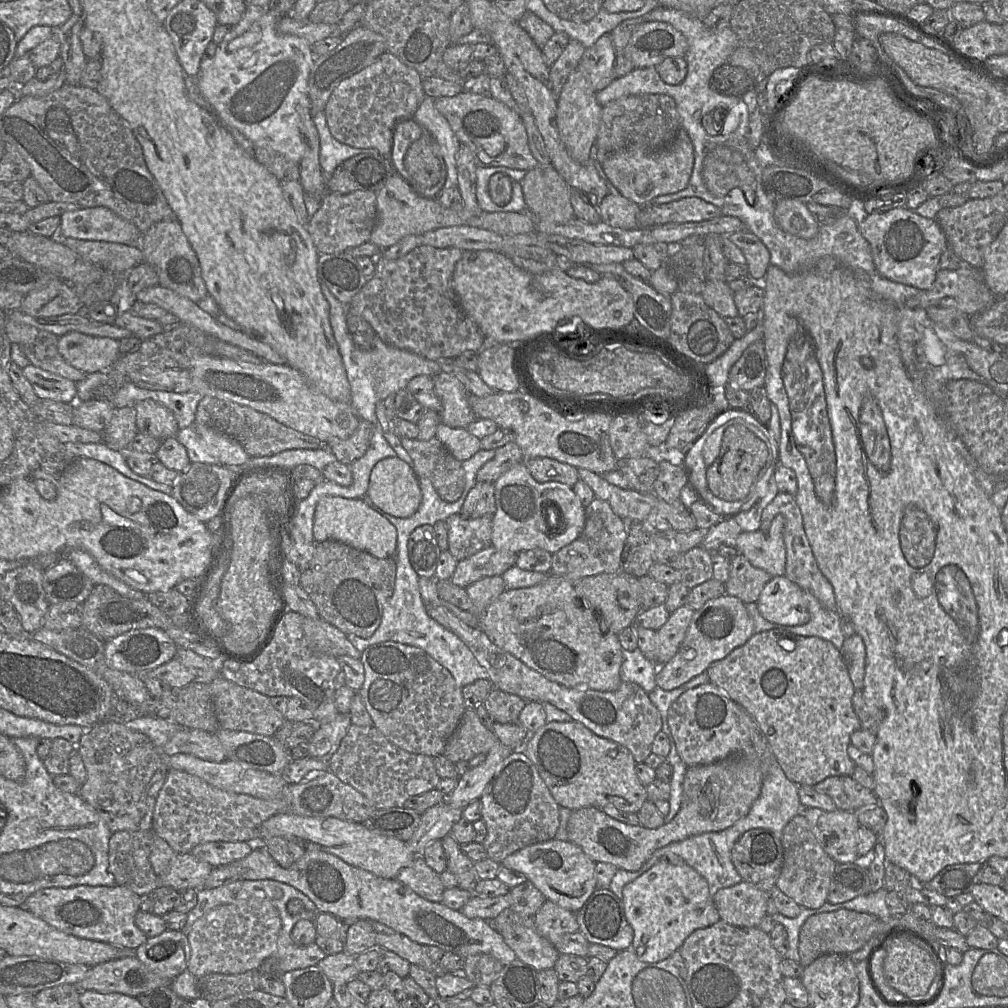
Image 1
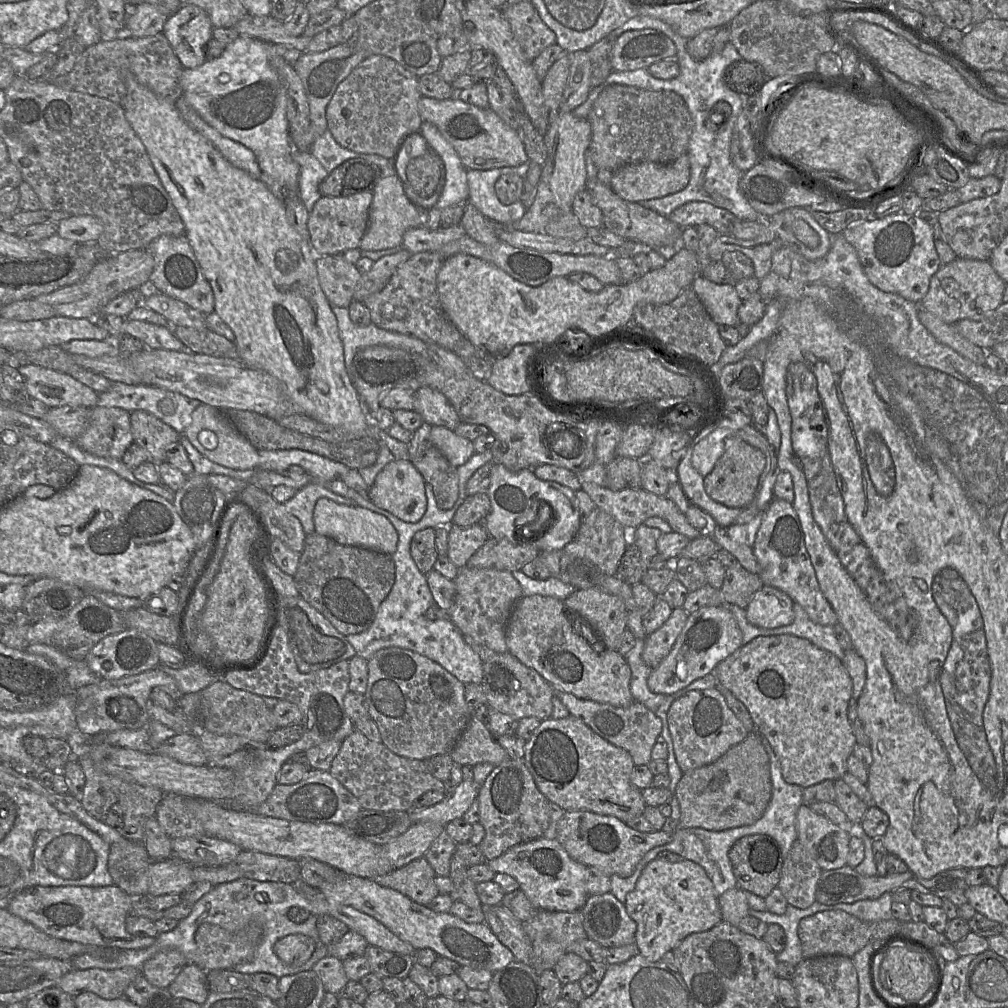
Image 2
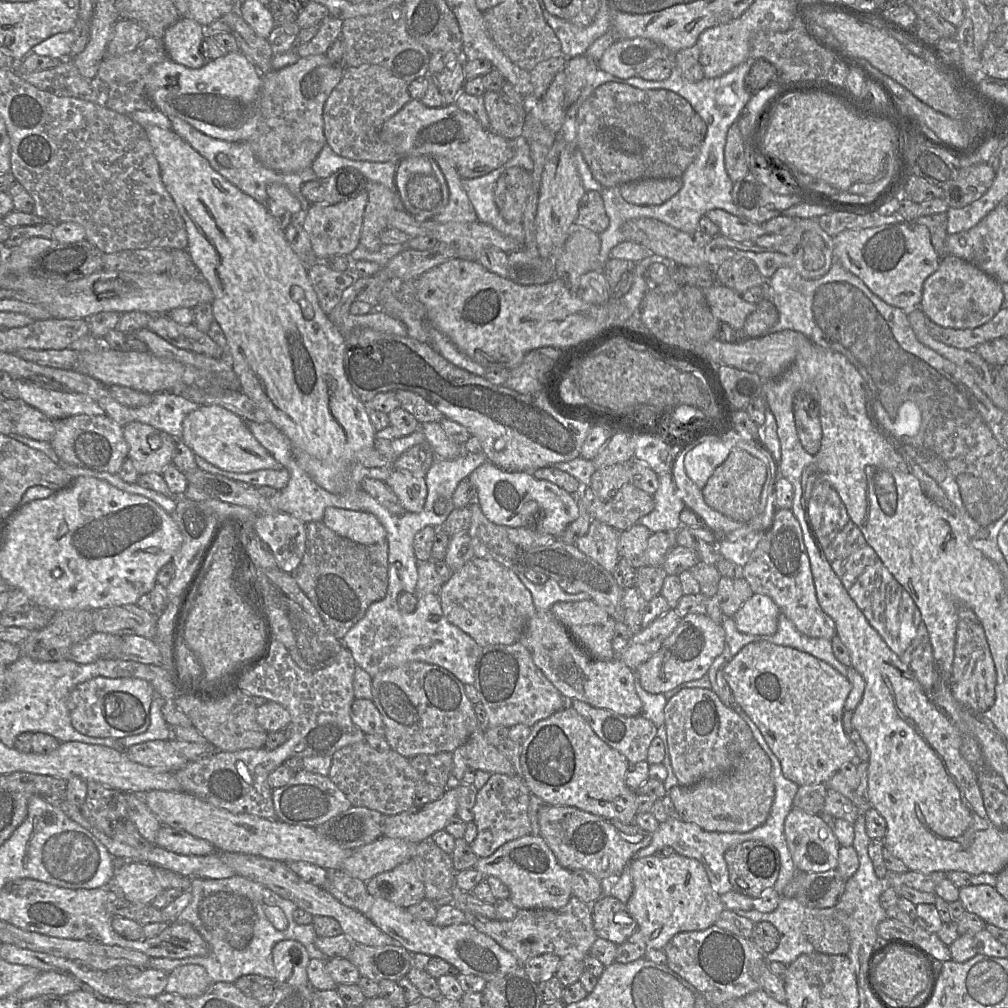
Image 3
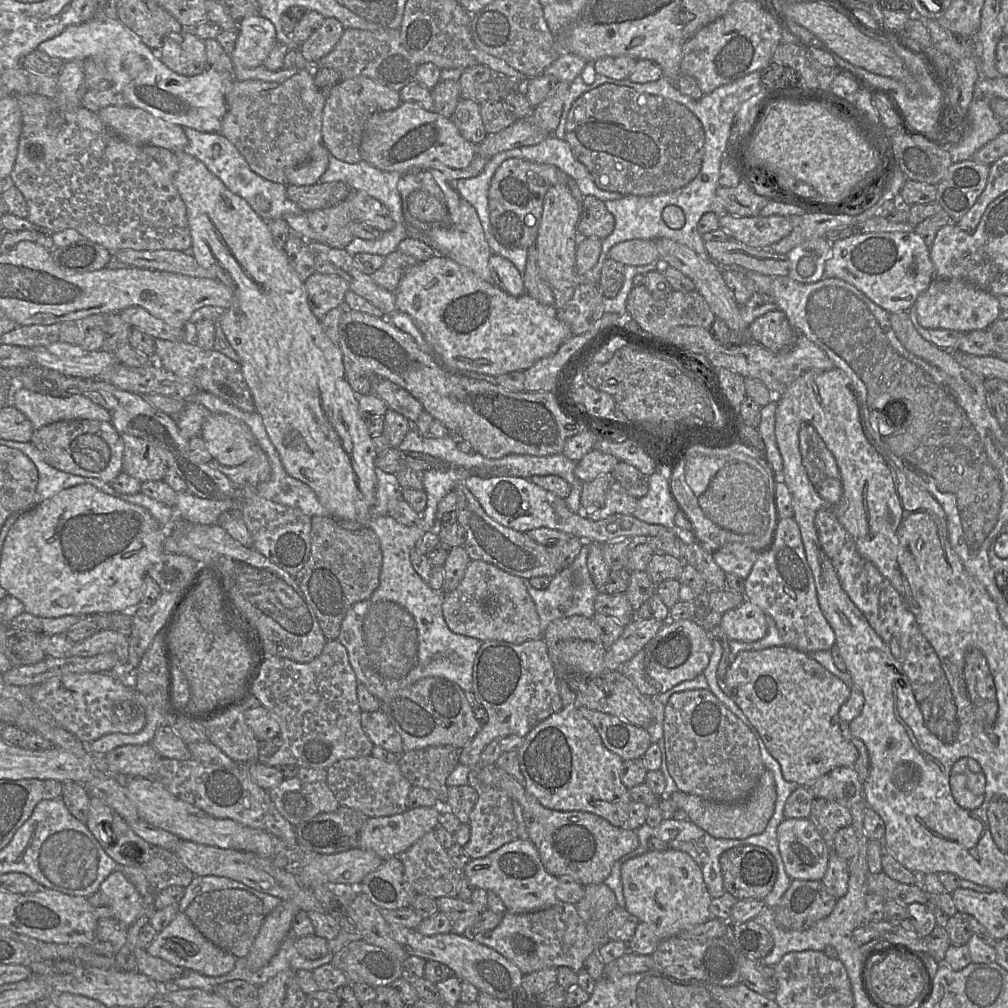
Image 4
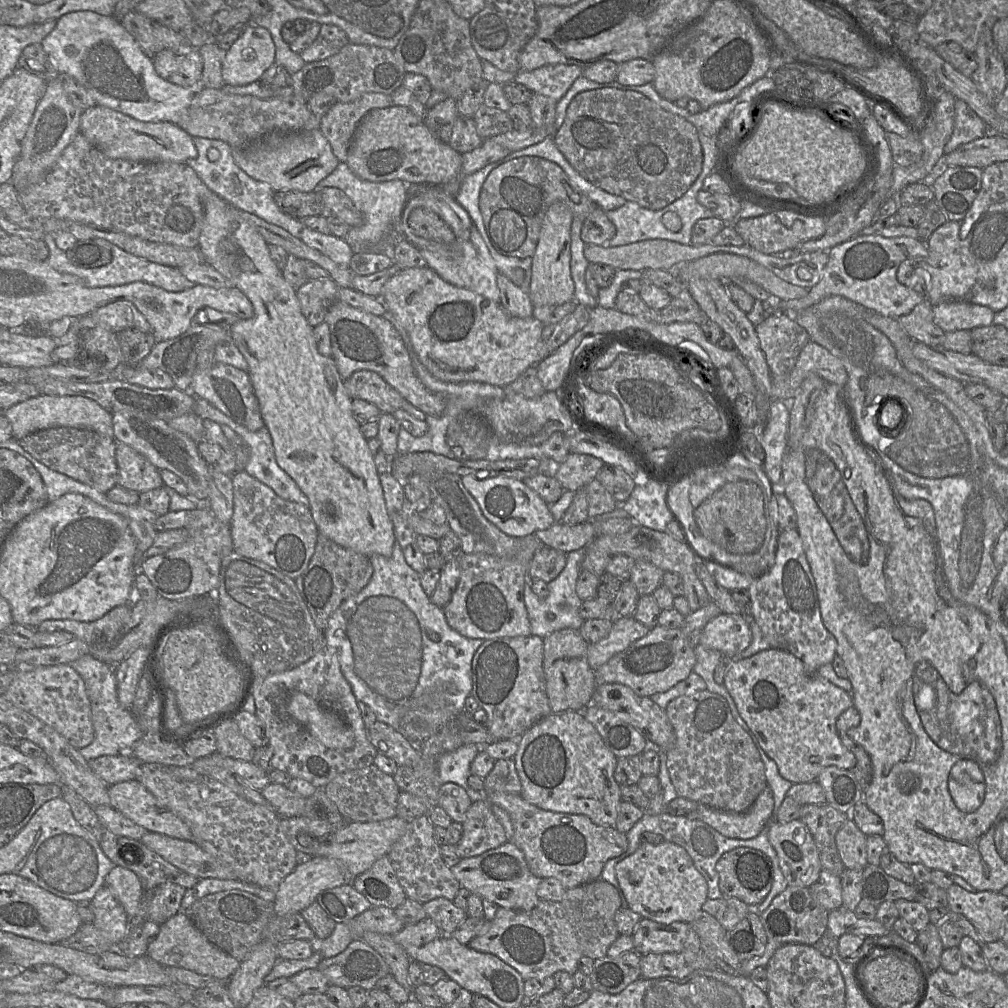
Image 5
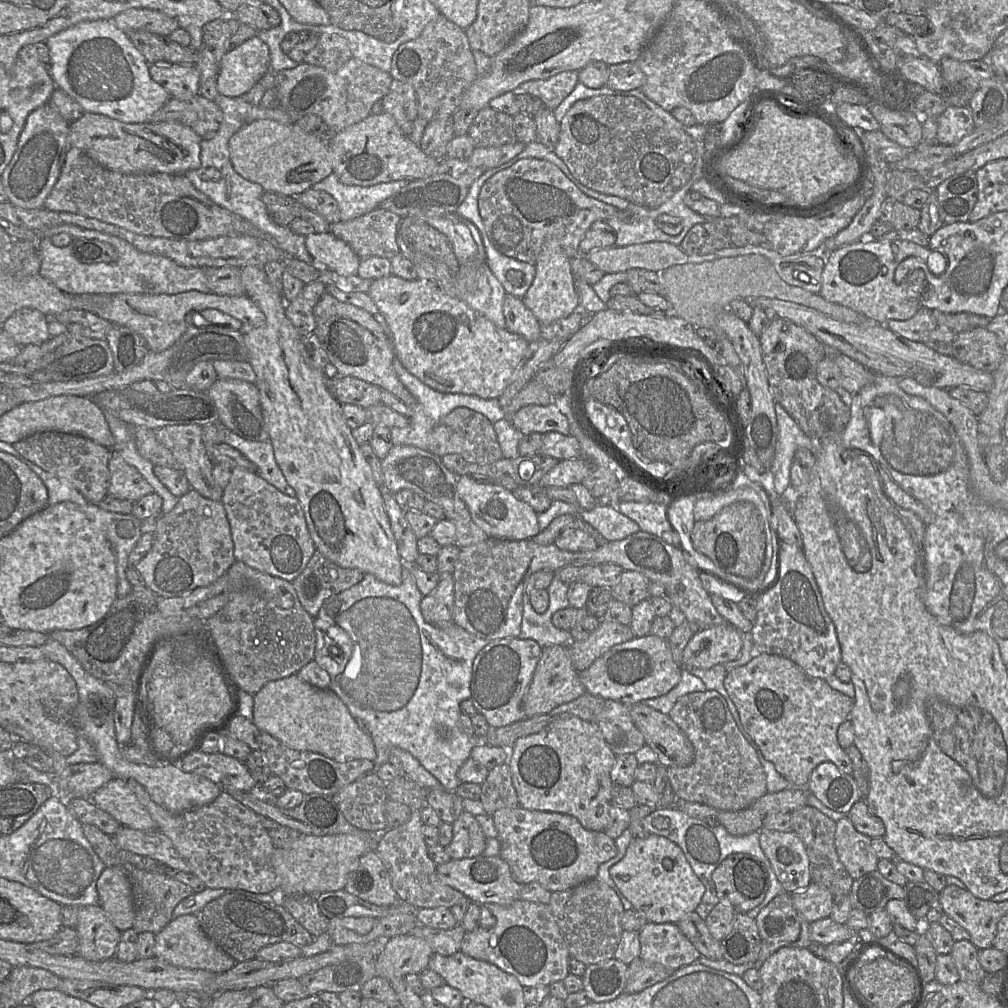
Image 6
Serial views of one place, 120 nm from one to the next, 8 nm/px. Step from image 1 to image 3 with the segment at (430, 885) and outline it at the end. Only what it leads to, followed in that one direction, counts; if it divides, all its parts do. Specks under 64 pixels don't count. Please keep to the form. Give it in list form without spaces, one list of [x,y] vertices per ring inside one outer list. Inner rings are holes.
[[[412,859],[374,876],[365,886],[368,894],[405,909],[425,899],[425,885],[418,879]]]

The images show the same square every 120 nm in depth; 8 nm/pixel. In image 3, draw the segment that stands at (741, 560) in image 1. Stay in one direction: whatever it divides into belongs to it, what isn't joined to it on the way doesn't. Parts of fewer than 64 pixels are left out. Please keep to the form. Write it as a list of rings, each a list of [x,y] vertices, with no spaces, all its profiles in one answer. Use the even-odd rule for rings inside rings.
[[[721,577],[718,583],[716,598],[724,616],[733,617],[741,605],[753,594],[745,578]]]

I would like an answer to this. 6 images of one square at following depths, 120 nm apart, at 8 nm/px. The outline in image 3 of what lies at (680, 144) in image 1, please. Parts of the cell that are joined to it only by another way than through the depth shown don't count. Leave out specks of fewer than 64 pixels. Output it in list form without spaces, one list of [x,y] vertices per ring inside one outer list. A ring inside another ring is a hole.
[[[682,177],[644,179],[620,186],[623,199],[634,205],[660,205],[673,197],[682,187]]]

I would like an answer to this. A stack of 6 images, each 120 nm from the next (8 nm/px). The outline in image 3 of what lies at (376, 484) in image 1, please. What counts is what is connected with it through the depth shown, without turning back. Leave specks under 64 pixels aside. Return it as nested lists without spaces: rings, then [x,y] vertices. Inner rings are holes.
[[[394,470],[385,483],[396,494],[406,512],[422,511],[427,498],[425,478],[416,477],[408,471]]]

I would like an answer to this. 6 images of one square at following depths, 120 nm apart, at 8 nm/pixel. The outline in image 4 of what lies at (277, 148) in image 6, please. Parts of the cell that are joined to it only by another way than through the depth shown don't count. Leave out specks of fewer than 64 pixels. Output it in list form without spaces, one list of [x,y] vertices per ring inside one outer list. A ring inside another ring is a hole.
[[[322,144],[317,147],[304,163],[287,171],[287,185],[313,185],[318,183],[329,165],[330,152]]]

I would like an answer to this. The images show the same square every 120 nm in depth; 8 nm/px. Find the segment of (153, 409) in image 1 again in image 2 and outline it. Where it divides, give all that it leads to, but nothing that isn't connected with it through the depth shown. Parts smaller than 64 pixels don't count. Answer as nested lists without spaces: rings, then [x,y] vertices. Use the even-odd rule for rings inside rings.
[[[135,410],[131,412],[130,424],[133,442],[144,448],[148,452],[150,460],[156,464],[164,462],[169,447],[179,442],[180,434],[177,431],[147,411]]]

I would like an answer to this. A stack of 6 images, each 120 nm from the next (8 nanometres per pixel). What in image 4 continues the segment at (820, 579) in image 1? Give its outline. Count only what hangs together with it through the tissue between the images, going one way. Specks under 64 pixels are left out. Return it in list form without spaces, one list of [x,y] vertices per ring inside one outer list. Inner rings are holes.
[[[778,518],[775,543],[772,549],[764,554],[759,553],[744,581],[746,600],[754,603],[767,616],[773,618],[784,643],[783,646],[792,647],[804,653],[812,653],[819,650],[830,650],[835,645],[835,634],[820,609],[814,578],[806,560],[799,526],[794,518]]]

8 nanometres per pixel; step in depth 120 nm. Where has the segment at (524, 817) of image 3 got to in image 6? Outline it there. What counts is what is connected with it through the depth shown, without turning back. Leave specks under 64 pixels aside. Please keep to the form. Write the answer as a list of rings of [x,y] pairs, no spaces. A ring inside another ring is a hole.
[[[464,811],[452,823],[453,838],[446,846],[446,852],[452,859],[480,856],[486,847],[486,836],[476,817]]]

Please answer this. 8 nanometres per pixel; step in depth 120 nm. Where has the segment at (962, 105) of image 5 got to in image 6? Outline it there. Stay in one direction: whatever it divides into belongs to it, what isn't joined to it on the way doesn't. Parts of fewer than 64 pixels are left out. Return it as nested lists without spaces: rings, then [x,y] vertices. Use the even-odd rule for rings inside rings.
[[[947,106],[939,116],[936,142],[946,146],[957,144],[963,137],[975,130],[971,109]]]

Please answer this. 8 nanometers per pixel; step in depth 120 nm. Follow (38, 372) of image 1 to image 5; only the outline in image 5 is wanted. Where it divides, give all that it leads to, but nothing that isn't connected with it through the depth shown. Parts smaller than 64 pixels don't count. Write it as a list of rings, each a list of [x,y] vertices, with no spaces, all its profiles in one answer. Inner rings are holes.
[[[40,394],[19,402],[4,411],[12,426],[13,439],[20,440],[33,432],[54,427],[87,428],[114,438],[112,414],[95,401],[83,396]]]

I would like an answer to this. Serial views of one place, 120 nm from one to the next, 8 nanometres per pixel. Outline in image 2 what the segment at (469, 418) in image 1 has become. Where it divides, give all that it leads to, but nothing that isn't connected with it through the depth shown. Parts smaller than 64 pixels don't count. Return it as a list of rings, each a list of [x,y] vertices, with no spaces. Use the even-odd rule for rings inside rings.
[[[424,386],[415,390],[414,397],[414,410],[423,422],[453,431],[461,423],[457,412],[440,391]]]

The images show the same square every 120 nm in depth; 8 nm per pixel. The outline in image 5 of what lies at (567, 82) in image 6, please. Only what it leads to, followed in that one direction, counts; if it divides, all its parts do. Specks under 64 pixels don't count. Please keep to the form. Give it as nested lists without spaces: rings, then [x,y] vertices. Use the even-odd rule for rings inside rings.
[[[552,64],[531,71],[520,71],[515,82],[524,85],[536,94],[547,96],[558,102],[570,89],[574,81],[582,75],[578,65]]]

